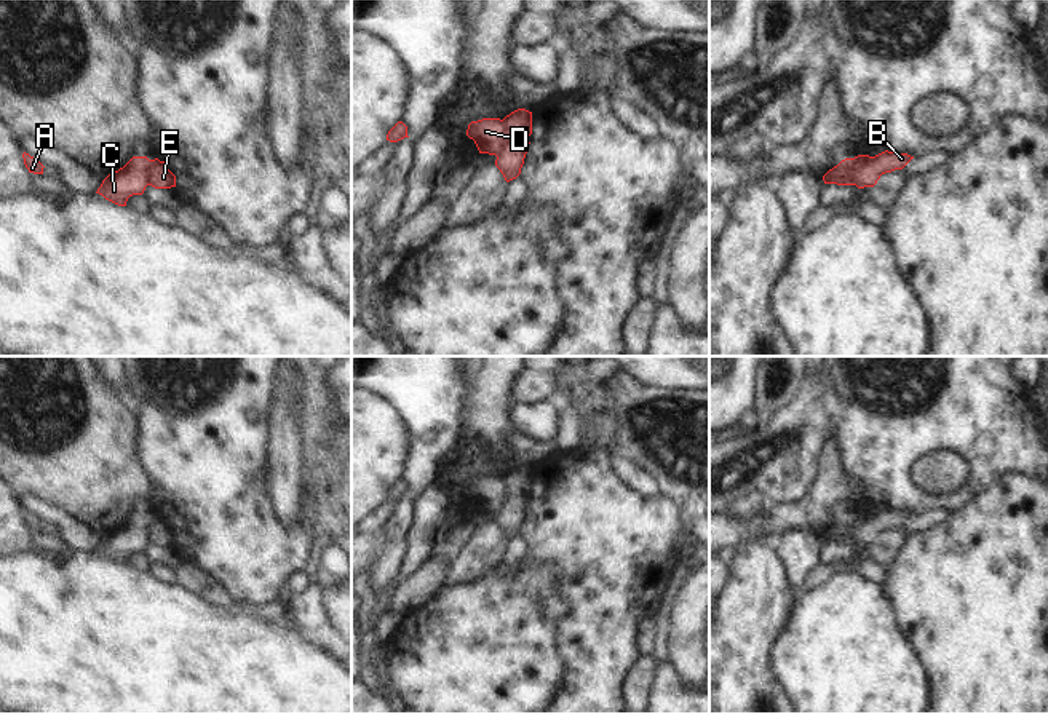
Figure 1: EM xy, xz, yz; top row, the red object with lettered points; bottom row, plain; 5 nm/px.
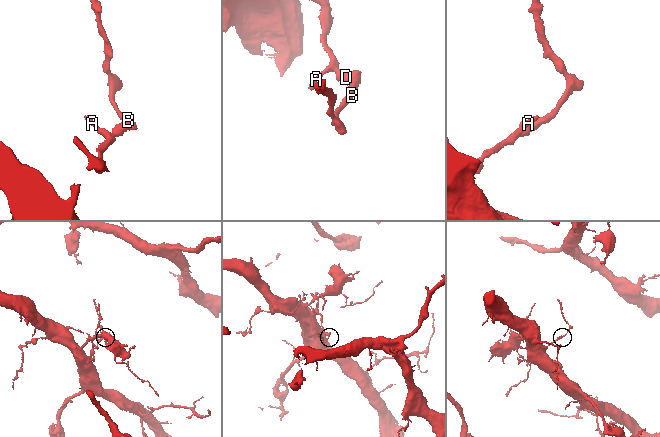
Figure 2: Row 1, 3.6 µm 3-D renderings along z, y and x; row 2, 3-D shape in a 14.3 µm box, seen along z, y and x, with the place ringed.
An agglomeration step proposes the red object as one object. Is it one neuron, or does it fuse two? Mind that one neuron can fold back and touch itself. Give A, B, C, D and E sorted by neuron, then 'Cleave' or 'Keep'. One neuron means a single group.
Groups: A C D / B E. Cleave

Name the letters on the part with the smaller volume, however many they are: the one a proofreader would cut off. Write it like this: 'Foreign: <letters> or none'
Foreign: B, E

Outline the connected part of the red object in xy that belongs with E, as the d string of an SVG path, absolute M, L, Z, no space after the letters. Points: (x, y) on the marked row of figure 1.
M158 158L149 160L147 185L155 188L171 188L176 187L176 176L168 169L165 161L160 161Z

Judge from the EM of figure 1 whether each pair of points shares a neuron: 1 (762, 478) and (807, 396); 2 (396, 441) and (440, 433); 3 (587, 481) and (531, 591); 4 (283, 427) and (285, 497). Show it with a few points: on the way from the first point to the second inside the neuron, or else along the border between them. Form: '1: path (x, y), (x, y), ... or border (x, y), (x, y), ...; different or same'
1: path (783, 459), (805, 436), (807, 417); same
2: border (392, 406), (409, 436), (409, 457), (403, 475); different
3: border (521, 563), (550, 563), (556, 569), (558, 593); different
4: path (285, 444), (285, 479); same

